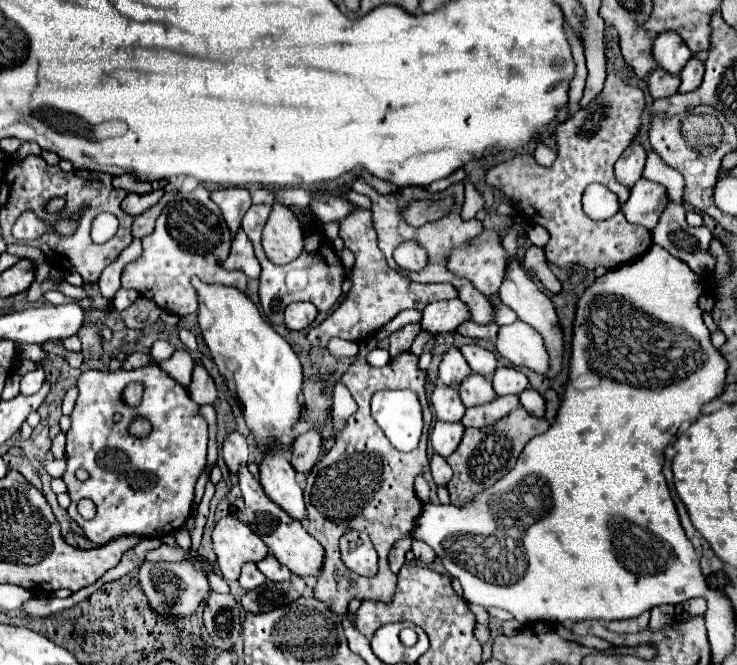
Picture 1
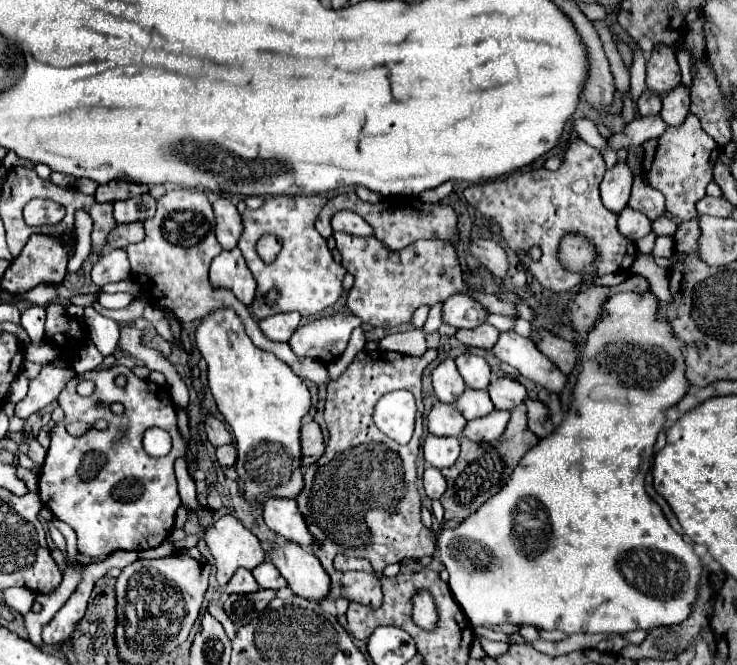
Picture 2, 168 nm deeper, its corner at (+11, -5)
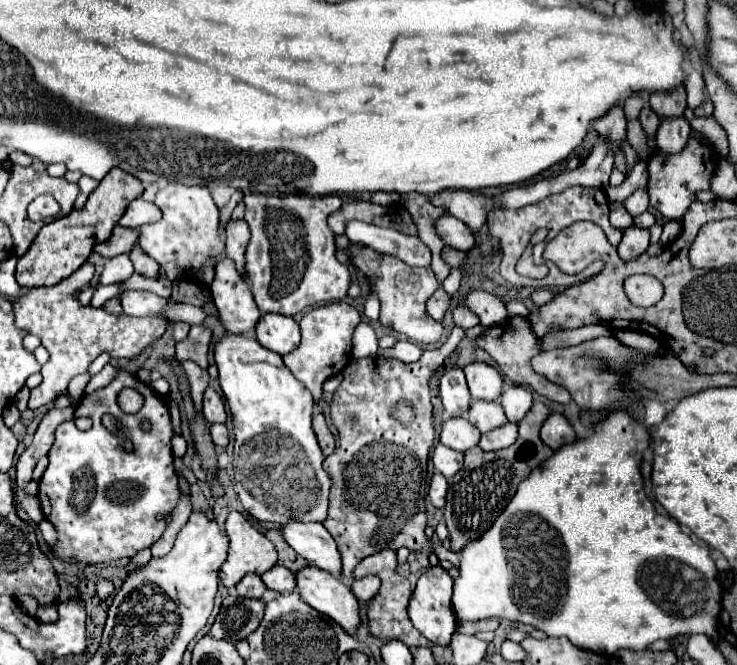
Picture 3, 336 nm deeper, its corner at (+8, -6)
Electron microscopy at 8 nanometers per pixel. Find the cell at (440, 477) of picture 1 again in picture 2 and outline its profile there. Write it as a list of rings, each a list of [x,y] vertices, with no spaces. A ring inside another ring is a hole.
[[[426,467],[422,483],[424,483],[424,491],[430,499],[440,499],[446,491],[446,479],[442,477],[442,473],[436,467]]]

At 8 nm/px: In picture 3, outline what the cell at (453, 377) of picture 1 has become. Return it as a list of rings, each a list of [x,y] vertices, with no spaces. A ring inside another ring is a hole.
[[[451,368],[441,376],[439,392],[441,392],[445,412],[449,416],[463,416],[469,410],[471,396],[469,396],[465,374],[461,368]]]

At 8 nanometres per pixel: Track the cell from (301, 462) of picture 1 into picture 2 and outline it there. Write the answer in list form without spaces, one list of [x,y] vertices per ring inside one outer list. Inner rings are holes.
[[[316,421],[302,425],[302,463],[312,465],[322,457],[322,453],[324,453],[324,437],[320,425]]]

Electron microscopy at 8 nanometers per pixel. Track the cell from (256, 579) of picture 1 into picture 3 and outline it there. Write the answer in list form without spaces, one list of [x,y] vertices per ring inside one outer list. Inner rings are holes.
[[[245,574],[239,584],[235,586],[237,594],[239,596],[245,596],[245,598],[261,598],[263,592],[265,592],[265,586],[263,586],[263,580],[261,576],[257,574]]]

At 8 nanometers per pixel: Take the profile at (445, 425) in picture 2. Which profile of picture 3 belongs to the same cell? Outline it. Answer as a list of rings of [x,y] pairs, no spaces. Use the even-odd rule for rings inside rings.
[[[449,418],[443,422],[439,440],[447,448],[465,452],[471,446],[479,444],[479,436],[481,436],[481,432],[475,426],[471,426],[471,422],[467,418]]]

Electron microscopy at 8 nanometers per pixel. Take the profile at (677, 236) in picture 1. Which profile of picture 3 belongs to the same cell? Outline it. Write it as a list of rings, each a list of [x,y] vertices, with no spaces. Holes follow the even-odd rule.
[[[637,188],[625,202],[629,214],[643,214],[649,210],[649,194],[645,188]]]

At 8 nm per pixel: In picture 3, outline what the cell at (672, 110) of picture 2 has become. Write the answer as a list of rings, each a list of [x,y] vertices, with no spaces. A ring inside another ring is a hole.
[[[685,116],[677,118],[661,118],[661,126],[657,130],[657,146],[665,152],[679,152],[691,134],[691,126]]]

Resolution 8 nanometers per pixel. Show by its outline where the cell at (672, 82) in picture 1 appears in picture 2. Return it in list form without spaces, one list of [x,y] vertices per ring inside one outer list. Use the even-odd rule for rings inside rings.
[[[646,89],[638,101],[638,109],[640,109],[640,115],[642,117],[648,117],[648,115],[658,115],[660,109],[662,109],[662,99],[660,95],[656,93],[650,93],[650,89]]]

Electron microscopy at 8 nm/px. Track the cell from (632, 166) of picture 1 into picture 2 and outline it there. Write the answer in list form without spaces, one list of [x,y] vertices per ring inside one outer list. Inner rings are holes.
[[[620,161],[620,163],[616,163],[614,169],[606,171],[604,181],[600,183],[604,207],[618,215],[628,203],[630,187],[632,187],[632,171],[628,169],[626,163]]]

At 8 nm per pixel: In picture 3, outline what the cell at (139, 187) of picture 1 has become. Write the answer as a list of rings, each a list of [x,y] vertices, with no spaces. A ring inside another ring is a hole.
[[[119,168],[111,170],[99,182],[99,186],[89,194],[89,200],[83,210],[73,210],[69,216],[63,216],[41,228],[27,254],[17,262],[17,272],[15,272],[17,284],[23,288],[53,286],[63,278],[67,278],[69,274],[73,274],[89,258],[95,242],[97,244],[105,242],[111,236],[111,230],[123,216],[125,206],[129,206],[129,202],[141,194],[143,194],[143,186],[135,176]]]

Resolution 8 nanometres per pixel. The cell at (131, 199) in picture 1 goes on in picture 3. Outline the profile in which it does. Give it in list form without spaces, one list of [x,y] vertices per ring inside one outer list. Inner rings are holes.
[[[143,198],[133,200],[125,214],[119,220],[119,226],[127,226],[127,228],[139,228],[143,224],[151,224],[157,222],[161,218],[161,210],[153,204],[153,202],[145,202]]]

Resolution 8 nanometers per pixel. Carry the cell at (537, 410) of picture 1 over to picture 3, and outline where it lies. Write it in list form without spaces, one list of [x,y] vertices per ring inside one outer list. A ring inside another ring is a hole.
[[[551,412],[549,418],[543,422],[541,426],[541,440],[551,446],[553,450],[557,450],[559,446],[567,444],[567,442],[573,442],[577,436],[573,432],[573,428],[569,426],[567,418],[557,414],[557,412]]]

